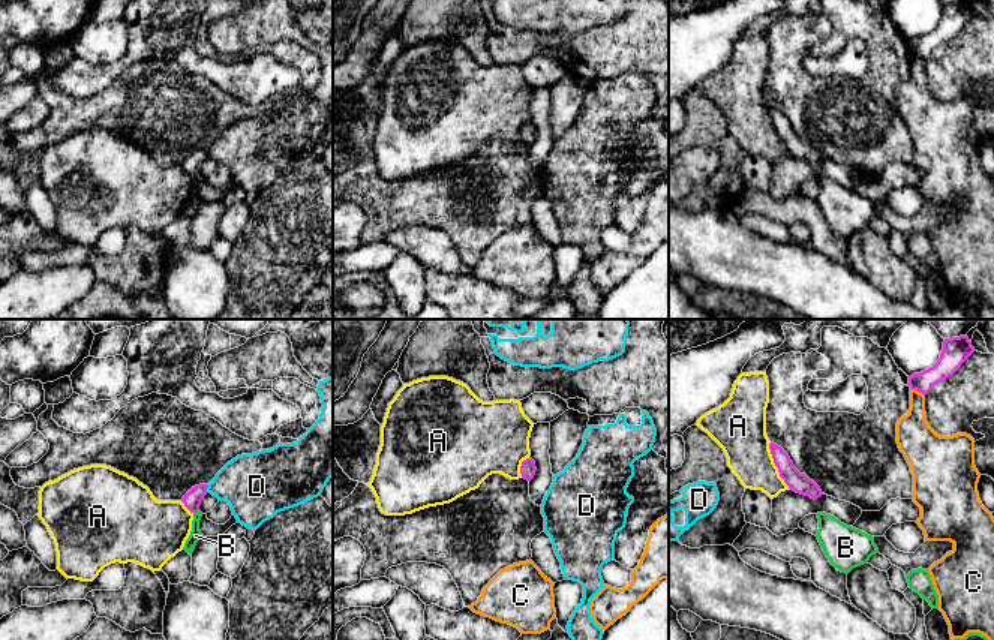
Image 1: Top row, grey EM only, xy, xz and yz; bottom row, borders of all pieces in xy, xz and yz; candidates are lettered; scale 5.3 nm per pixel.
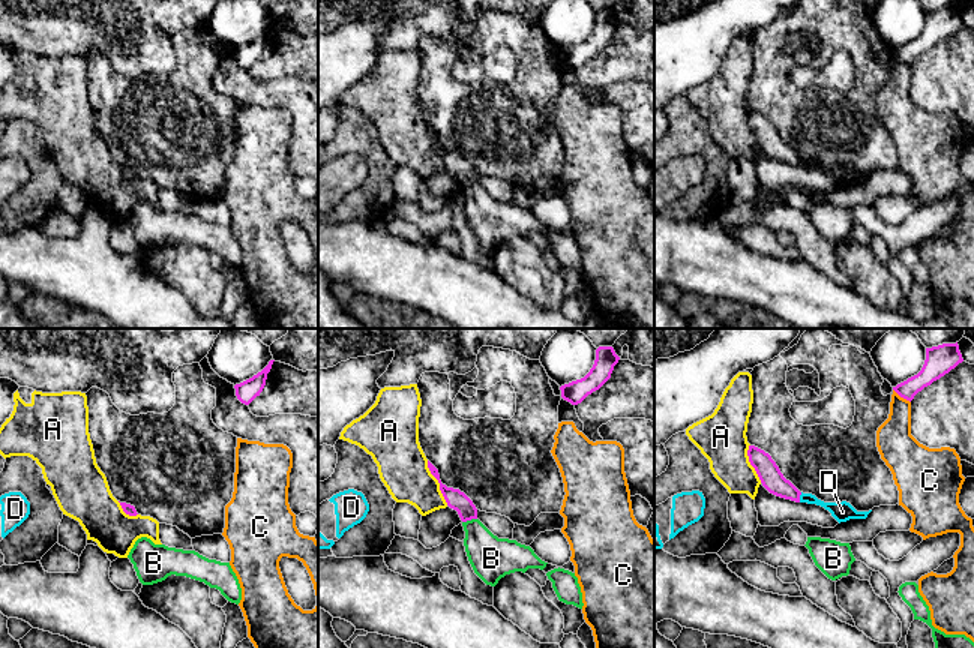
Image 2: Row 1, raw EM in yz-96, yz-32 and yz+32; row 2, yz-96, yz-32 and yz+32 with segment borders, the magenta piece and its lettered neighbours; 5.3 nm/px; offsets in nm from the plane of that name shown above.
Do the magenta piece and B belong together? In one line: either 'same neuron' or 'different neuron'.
same neuron

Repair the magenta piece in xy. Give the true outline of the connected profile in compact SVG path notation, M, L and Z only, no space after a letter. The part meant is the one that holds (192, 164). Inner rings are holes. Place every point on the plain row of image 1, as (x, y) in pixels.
M208 148L195 150L181 163L184 171L193 178L192 195L183 211L183 214L186 214L189 219L193 217L196 207L204 201L199 195L199 184L202 181L199 169L204 160L208 157L207 151Z

